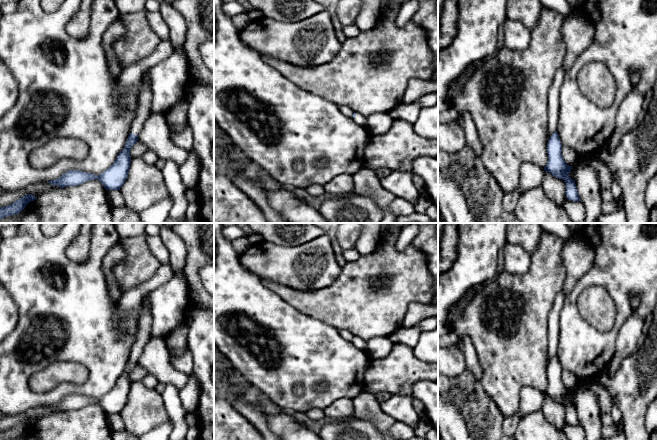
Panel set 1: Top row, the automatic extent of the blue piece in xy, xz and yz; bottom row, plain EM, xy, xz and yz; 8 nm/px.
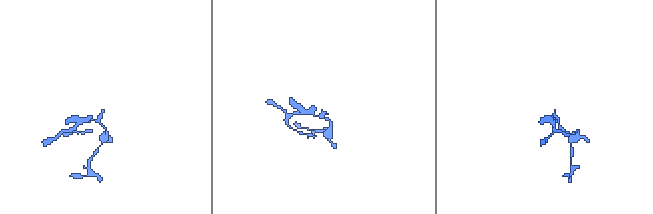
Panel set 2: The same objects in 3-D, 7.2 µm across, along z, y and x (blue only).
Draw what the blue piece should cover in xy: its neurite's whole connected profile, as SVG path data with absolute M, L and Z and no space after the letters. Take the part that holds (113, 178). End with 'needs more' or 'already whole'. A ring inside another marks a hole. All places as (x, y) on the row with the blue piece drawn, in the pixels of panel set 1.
M147 70L143 72L142 77L143 85L137 98L136 116L132 122L130 134L124 149L118 154L112 166L98 176L79 170L70 170L61 177L53 181L48 181L47 183L64 188L67 186L81 185L87 181L98 179L106 190L120 190L128 177L131 163L130 149L138 141L138 135L145 121L151 115L152 93L150 89L150 77L147 75Z; needs more

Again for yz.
M555 131L547 143L548 162L544 167L545 172L562 179L566 183L566 198L572 201L581 201L577 192L575 180L569 177L572 166L569 166L562 156L562 145L559 135Z; already whole

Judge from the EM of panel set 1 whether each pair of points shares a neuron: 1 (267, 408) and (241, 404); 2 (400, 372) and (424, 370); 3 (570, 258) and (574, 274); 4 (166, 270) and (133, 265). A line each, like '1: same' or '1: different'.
1: different
2: same
3: same
4: different

